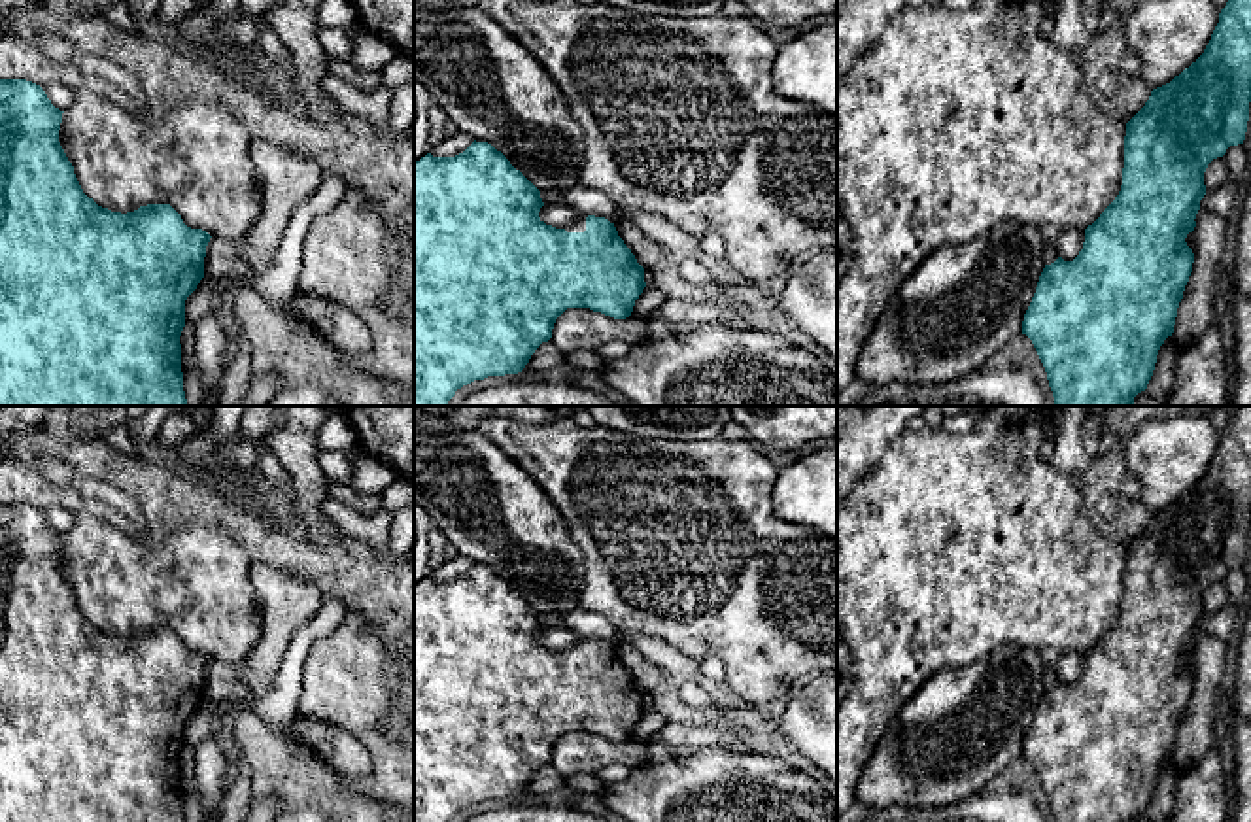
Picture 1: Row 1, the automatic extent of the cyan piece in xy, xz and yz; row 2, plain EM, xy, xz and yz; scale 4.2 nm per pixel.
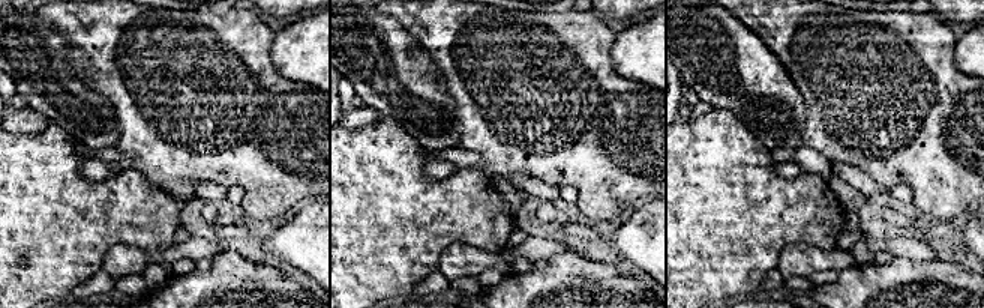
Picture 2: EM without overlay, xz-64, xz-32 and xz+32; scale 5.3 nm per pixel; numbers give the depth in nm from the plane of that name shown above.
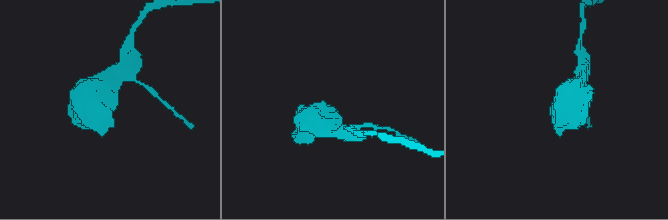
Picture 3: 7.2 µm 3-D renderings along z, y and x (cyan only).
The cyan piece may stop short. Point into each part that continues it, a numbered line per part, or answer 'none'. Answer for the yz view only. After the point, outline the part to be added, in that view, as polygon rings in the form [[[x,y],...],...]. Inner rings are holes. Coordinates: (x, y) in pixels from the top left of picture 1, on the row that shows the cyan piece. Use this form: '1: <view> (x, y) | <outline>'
none

